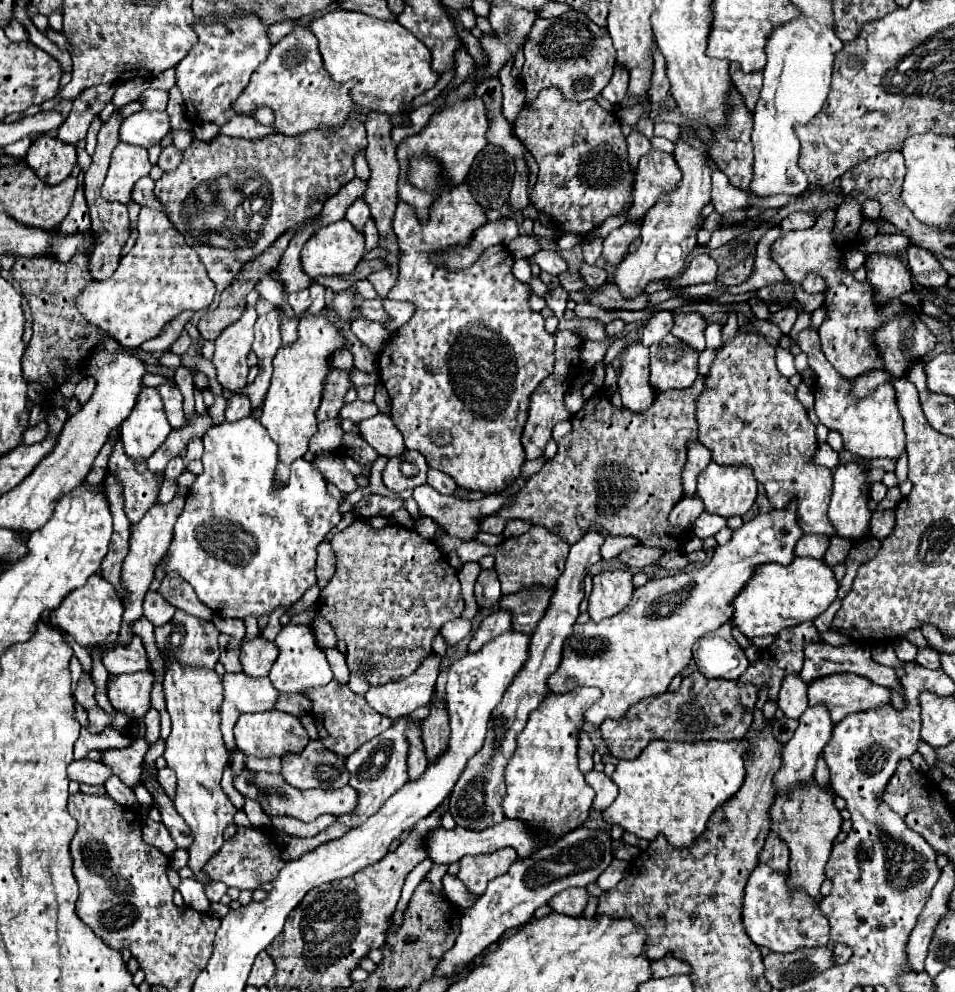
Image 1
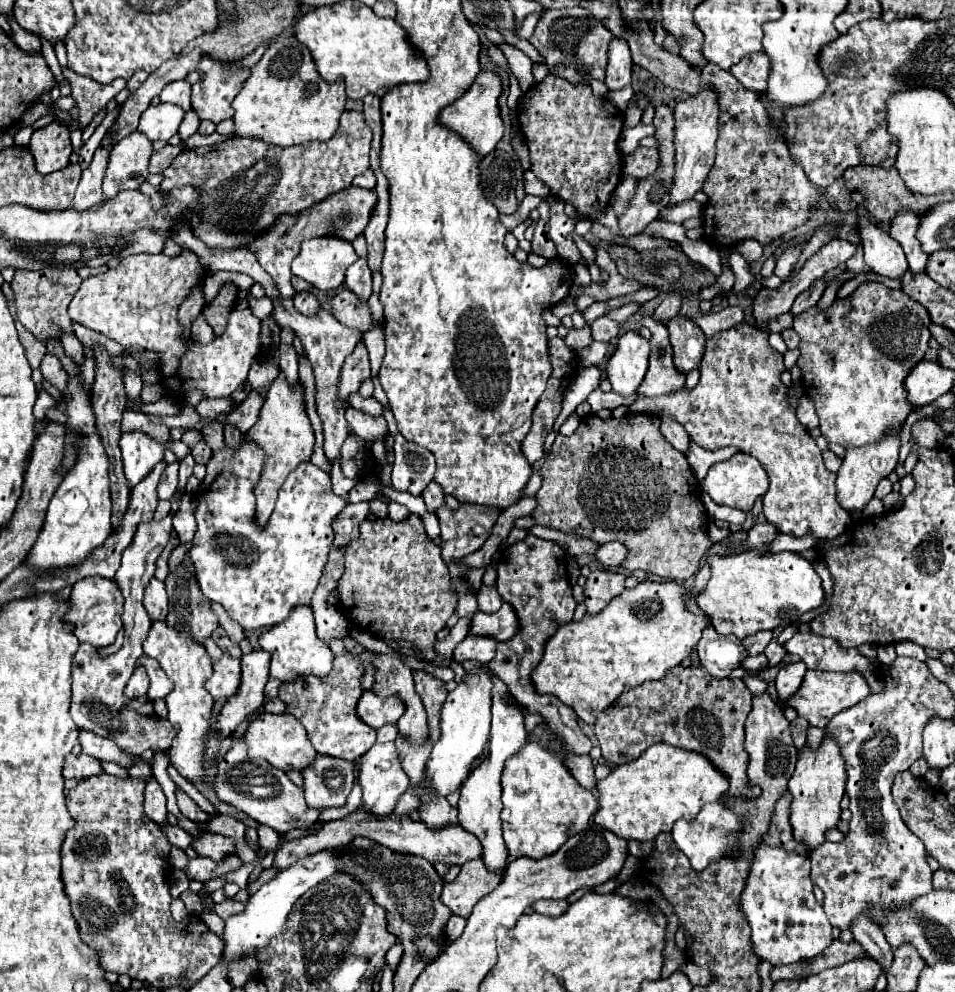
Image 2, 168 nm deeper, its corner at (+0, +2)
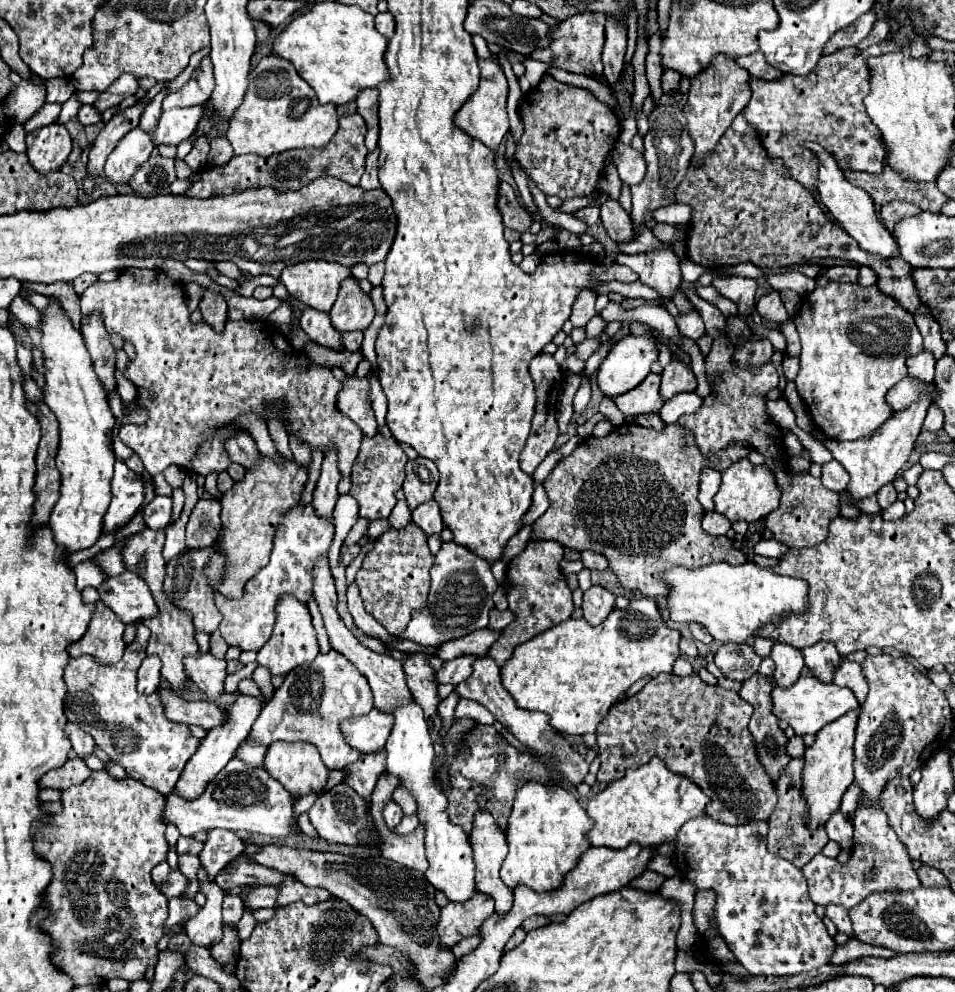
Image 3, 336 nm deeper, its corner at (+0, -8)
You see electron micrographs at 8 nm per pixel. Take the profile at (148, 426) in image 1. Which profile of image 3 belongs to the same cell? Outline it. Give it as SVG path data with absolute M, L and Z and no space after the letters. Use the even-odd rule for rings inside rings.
M116 460L112 478L112 504L104 516L104 532L112 532L136 514L144 502L144 490L144 476L132 472L124 460Z

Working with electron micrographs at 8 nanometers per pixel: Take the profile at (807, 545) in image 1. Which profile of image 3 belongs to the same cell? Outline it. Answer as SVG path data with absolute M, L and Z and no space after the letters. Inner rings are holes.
M770 538L770 540L760 540L756 546L754 546L754 552L760 554L760 556L766 556L766 558L782 558L790 548L786 544L780 544L778 540Z

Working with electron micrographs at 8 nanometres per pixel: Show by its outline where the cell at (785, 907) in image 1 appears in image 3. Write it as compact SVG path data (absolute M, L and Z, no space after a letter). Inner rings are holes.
M704 814L680 828L674 854L686 878L698 890L716 890L714 924L734 958L750 974L786 976L810 972L830 964L836 942L814 912L802 870L766 850L768 830L764 820L732 826Z

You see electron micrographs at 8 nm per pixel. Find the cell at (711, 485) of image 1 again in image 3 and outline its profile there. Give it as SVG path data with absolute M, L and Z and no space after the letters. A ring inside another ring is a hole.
M748 458L734 462L728 470L722 472L720 490L714 496L716 512L724 514L730 522L736 522L736 520L756 522L756 520L764 518L766 514L770 514L772 510L776 510L778 502L780 502L780 490L774 482L774 476L764 466L752 466L748 462Z

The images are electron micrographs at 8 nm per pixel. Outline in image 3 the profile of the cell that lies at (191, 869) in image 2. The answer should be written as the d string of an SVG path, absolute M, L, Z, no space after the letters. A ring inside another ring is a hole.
M174 870L174 872L170 872L170 878L168 878L168 882L164 884L164 888L160 892L166 892L168 898L182 896L188 886L190 886L190 880L180 870Z

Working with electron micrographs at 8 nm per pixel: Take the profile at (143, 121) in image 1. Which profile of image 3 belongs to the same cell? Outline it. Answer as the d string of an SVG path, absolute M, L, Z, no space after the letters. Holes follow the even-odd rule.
M200 106L166 110L166 112L162 112L158 126L150 132L150 138L156 144L178 146L184 138L194 134L196 124L200 122L200 118L202 118Z

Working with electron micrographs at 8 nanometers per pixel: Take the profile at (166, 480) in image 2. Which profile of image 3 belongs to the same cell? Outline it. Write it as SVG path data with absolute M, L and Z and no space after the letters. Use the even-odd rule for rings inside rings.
M154 496L154 500L144 508L144 522L148 528L166 528L172 516L172 498Z

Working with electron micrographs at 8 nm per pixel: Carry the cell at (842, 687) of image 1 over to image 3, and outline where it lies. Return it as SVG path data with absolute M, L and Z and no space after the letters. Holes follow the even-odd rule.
M800 676L794 688L774 688L772 692L774 700L774 714L780 720L786 720L798 736L804 734L818 734L826 724L838 720L850 710L858 710L860 702L856 700L854 692L850 688L838 688L836 684L820 684L812 676Z

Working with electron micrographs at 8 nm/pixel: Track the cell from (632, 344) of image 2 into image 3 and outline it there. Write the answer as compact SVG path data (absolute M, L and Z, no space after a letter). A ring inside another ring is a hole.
M624 336L610 348L598 368L600 390L610 398L630 392L650 374L650 366L656 358L658 350L650 338Z

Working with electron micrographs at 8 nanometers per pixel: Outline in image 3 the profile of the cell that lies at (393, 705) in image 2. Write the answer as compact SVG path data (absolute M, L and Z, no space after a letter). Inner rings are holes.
M370 710L364 716L358 718L348 718L342 724L342 732L348 740L348 744L352 744L352 748L368 754L368 752L376 752L380 748L384 748L390 732L394 726L394 716L392 714L384 714L380 710Z

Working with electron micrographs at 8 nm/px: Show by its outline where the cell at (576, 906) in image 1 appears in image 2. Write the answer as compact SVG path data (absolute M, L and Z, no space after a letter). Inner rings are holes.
M540 900L532 904L532 910L544 916L562 916L568 910L566 900Z

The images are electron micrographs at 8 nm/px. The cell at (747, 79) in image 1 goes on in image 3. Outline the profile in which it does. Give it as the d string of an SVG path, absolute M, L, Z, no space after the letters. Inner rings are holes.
M758 50L752 56L744 56L744 58L736 58L736 62L746 68L750 72L750 76L760 78L760 80L778 80L782 76L780 70L776 70L772 64L766 62L764 54Z

